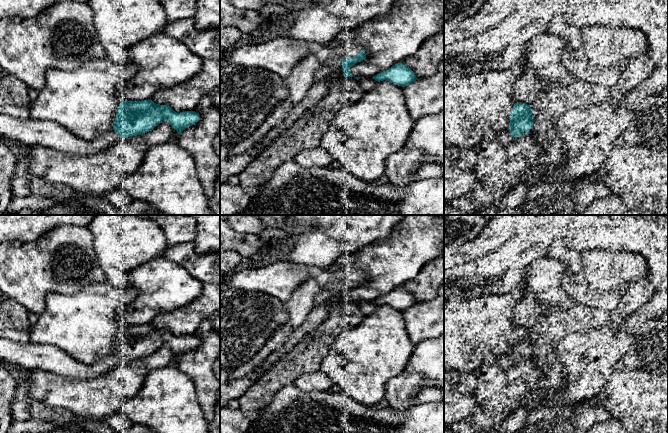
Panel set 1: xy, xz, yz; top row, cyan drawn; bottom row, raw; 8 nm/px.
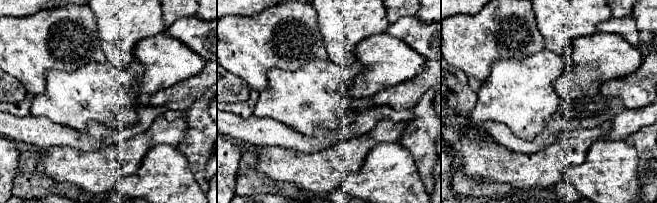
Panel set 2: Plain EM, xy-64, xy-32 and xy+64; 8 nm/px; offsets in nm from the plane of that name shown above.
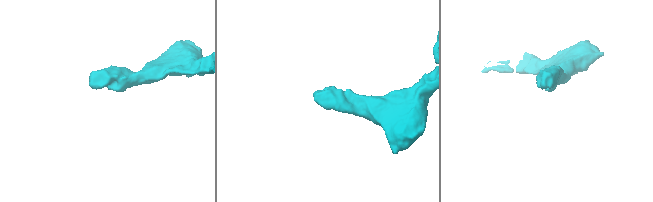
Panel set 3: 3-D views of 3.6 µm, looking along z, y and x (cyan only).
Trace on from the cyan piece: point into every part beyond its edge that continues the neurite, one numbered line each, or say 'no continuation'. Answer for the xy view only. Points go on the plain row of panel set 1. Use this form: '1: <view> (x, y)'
1: xy (30, 356)

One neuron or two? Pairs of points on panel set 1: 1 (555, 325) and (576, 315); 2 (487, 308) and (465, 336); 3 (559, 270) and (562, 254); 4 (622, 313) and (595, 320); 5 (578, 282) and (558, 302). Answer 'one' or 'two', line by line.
1: one
2: one
3: two
4: two
5: two

